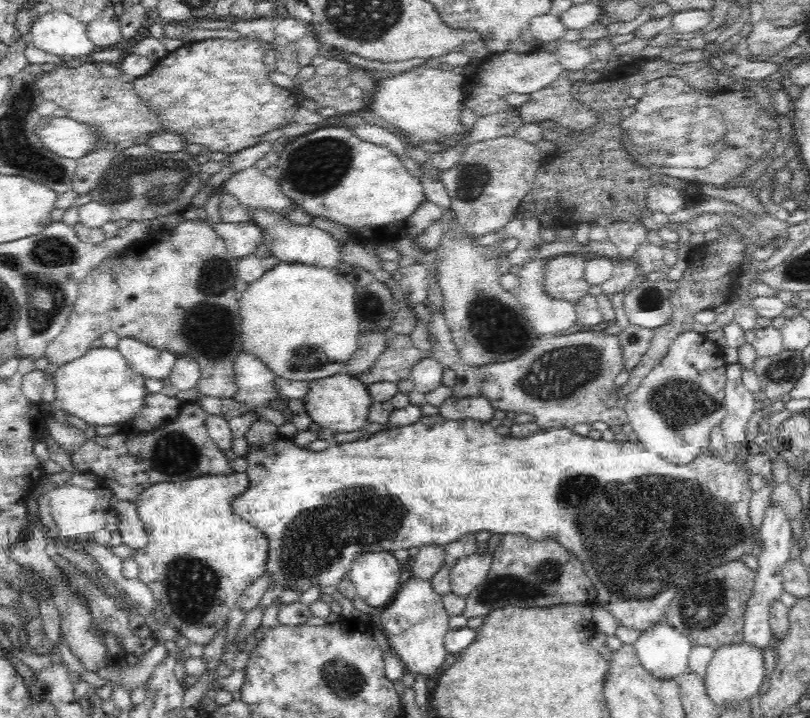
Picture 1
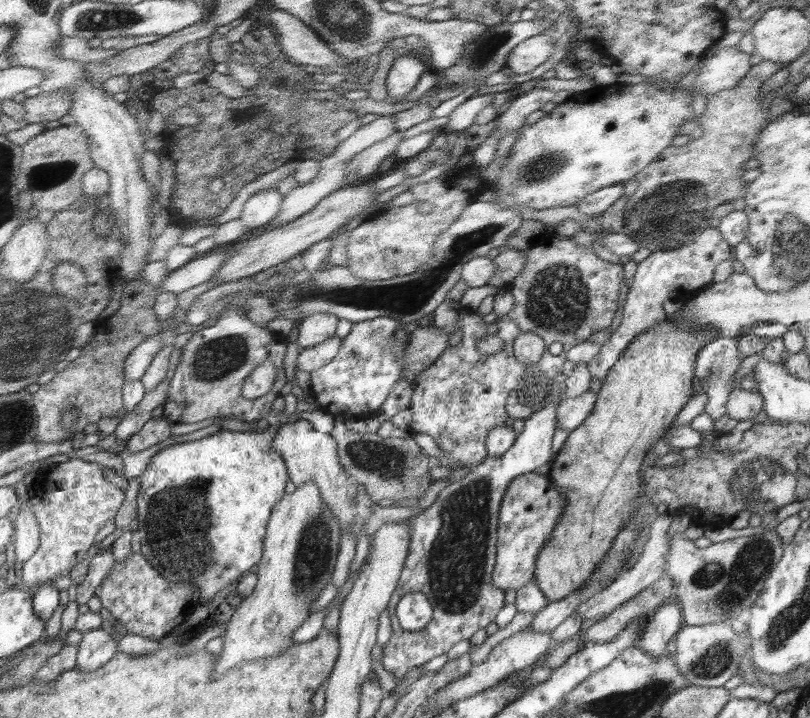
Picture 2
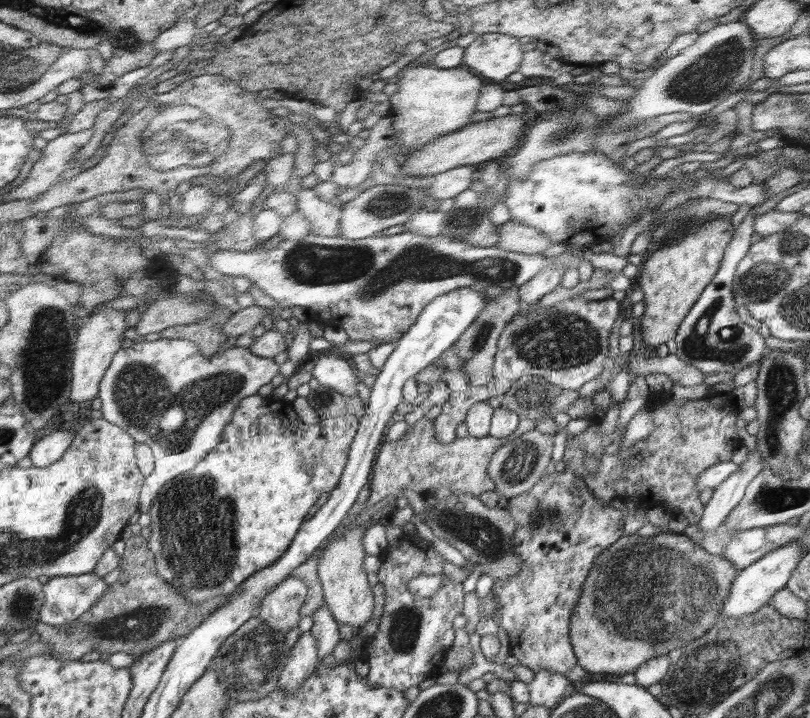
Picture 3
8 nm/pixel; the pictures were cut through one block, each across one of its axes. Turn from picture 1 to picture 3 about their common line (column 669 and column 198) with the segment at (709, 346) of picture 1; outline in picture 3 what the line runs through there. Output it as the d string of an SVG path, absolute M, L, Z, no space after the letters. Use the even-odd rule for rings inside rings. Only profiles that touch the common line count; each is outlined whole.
M166 339L148 342L136 340L113 357L113 363L101 380L100 400L104 420L111 421L134 437L137 443L146 443L154 455L154 471L145 477L141 491L141 512L150 511L161 488L182 473L192 471L224 437L225 426L233 418L242 399L256 395L258 390L272 382L278 374L274 358L265 358L252 353L249 348L233 346L218 356L201 356L201 350L190 340Z

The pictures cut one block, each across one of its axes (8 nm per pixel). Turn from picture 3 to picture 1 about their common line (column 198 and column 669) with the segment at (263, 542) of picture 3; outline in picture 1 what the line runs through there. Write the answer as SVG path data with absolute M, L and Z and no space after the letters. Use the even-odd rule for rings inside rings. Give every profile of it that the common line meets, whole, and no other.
M439 414L422 415L422 418L408 426L394 427L370 435L368 438L357 439L351 442L331 443L322 451L312 451L307 447L300 447L294 443L293 438L280 435L272 444L252 445L245 454L248 467L245 473L249 476L248 492L232 500L233 511L242 517L254 528L259 528L269 540L269 552L266 555L265 573L272 579L271 585L280 584L282 588L291 588L298 592L306 592L310 588L326 588L338 586L342 576L349 574L351 564L356 554L365 552L380 552L394 550L408 550L413 546L418 548L429 544L445 546L456 542L466 533L490 531L492 534L526 535L532 540L556 539L568 552L572 552L583 564L583 569L596 589L597 604L610 611L614 618L622 624L622 630L627 636L641 635L650 627L666 621L666 613L670 601L676 596L680 587L688 585L698 576L712 570L724 562L739 560L744 554L758 556L760 553L760 534L752 534L754 527L750 521L749 502L753 496L748 481L749 472L744 465L725 462L723 455L710 455L710 446L702 450L701 455L692 463L674 466L666 459L646 451L640 442L606 441L604 439L576 435L569 428L551 428L539 430L528 438L514 438L500 435L490 423L466 418L464 420L446 420ZM584 526L604 526L604 530L588 530Z

